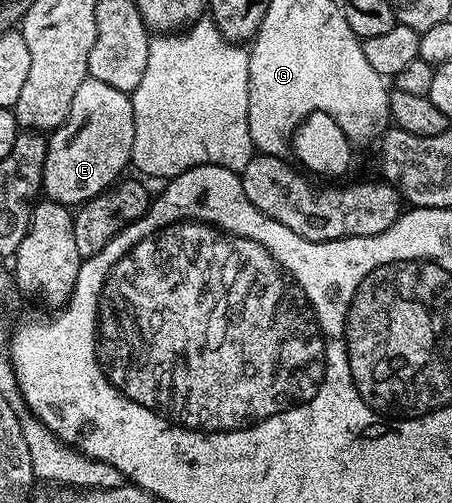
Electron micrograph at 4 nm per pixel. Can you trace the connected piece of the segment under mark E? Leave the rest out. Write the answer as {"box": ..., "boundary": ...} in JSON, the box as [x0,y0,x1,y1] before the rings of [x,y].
{"box":[41,78,135,206],"boundary":[[[86,78],[83,82],[83,86],[79,86],[79,90],[75,93],[75,102],[71,102],[71,110],[67,114],[67,118],[63,121],[59,127],[53,129],[51,135],[48,137],[49,149],[47,150],[47,158],[45,159],[45,165],[43,166],[43,178],[41,179],[41,187],[44,195],[48,199],[59,202],[66,206],[80,206],[88,202],[91,198],[95,198],[104,192],[106,188],[112,188],[114,184],[118,183],[121,171],[126,167],[130,167],[133,158],[133,143],[135,142],[135,114],[133,113],[133,101],[130,93],[120,92],[115,90],[115,86],[107,86],[107,82],[99,82],[92,78]]]}

